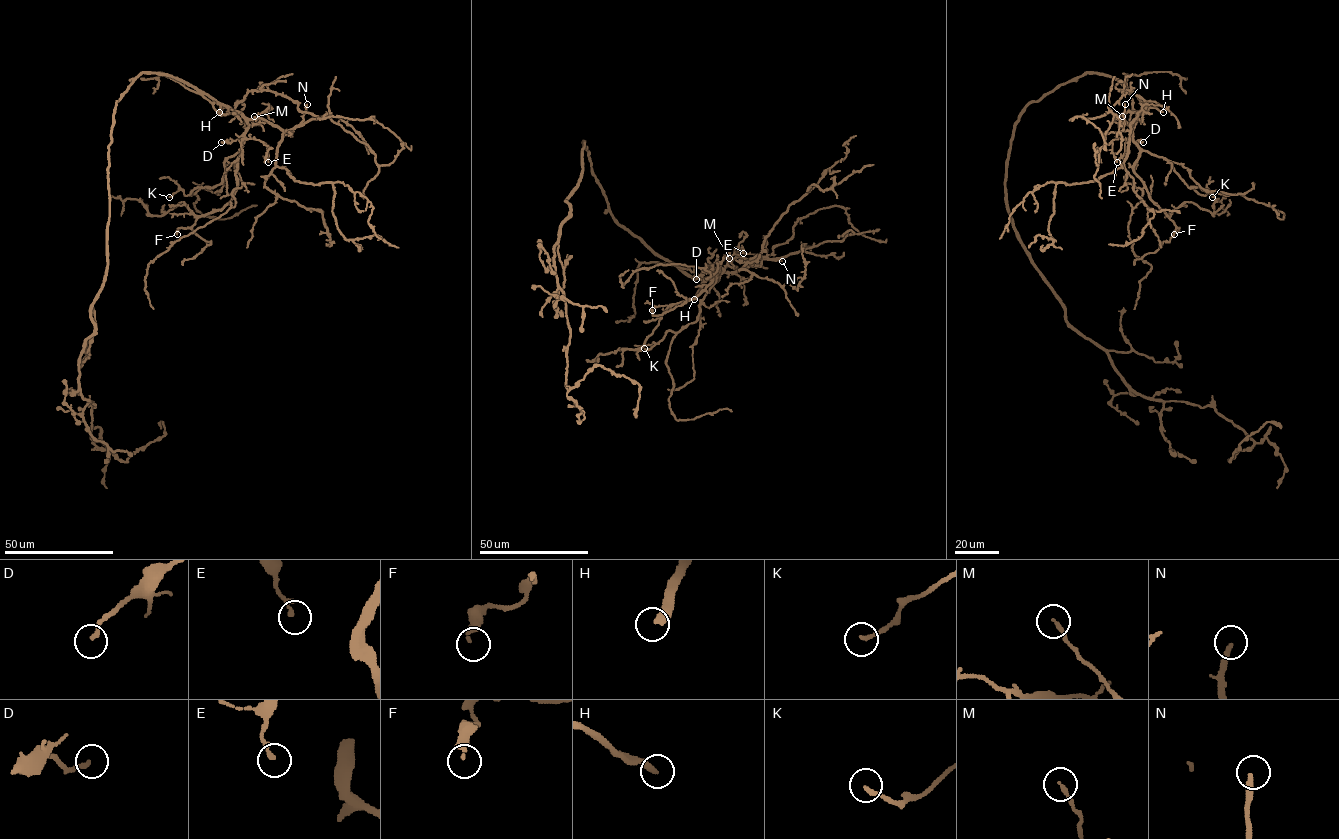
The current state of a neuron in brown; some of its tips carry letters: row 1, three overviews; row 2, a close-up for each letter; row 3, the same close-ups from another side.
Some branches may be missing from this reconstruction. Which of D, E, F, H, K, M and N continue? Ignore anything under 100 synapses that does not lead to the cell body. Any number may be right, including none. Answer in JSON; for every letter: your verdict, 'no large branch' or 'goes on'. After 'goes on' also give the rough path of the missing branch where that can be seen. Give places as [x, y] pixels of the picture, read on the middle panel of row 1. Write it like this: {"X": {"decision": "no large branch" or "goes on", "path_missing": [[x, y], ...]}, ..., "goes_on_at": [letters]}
{"D": {"decision": "no large branch"}, "E": {"decision": "no large branch"}, "F": {"decision": "no large branch"}, "H": {"decision": "goes on", "path_missing": [[694, 299], [671, 343], [674, 350], [665, 367], [660, 367], [652, 358], [650, 346], [642, 341], [647, 342]]}, "K": {"decision": "no large branch"}, "M": {"decision": "no large branch"}, "N": {"decision": "no large branch"}, "goes_on_at": ["H"]}

